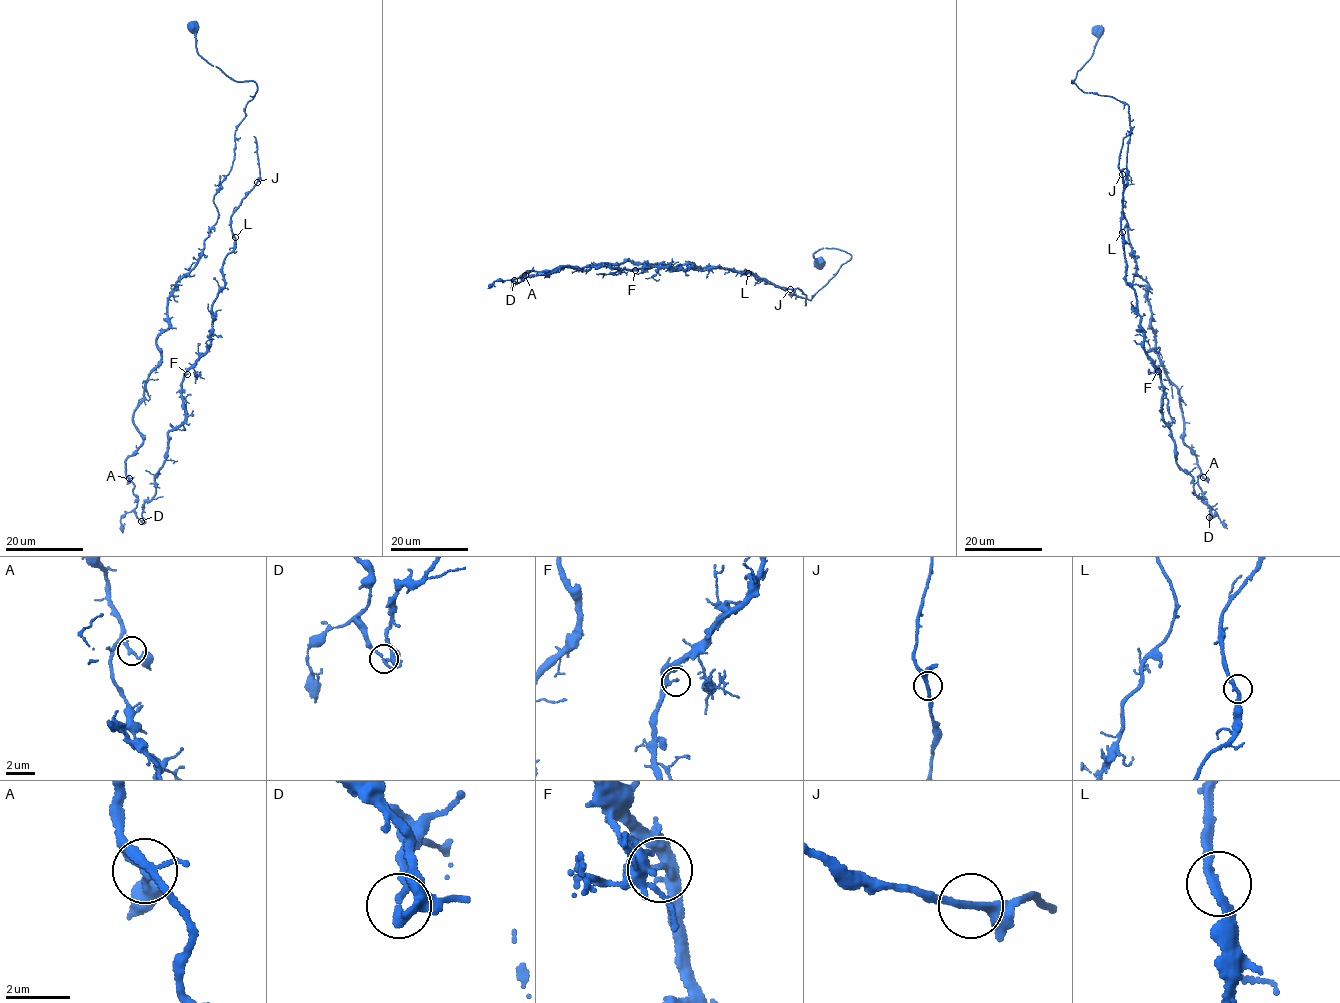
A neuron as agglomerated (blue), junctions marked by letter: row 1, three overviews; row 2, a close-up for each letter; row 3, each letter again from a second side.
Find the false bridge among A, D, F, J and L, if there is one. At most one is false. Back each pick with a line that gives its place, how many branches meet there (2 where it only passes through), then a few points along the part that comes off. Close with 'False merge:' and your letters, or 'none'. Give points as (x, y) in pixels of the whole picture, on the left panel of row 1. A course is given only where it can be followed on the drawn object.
D: Place: (141, 521). Branches: 2. Course of the part to remove: (140, 520), (168, 432), (184, 421), (183, 375), (210, 342), (231, 215), (260, 177), (253, 136)
False merge: D

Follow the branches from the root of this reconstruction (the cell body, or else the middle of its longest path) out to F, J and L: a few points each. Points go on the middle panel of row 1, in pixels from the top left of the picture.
F: (560, 267), (551, 270), (528, 270), (511, 279), (517, 283), (529, 276), (548, 276), (564, 266), (635, 270)
J: (560, 267), (511, 279), (548, 276), (564, 266), (717, 266), (790, 289)
L: (560, 267), (511, 279), (548, 276), (564, 266), (717, 266), (748, 273)

